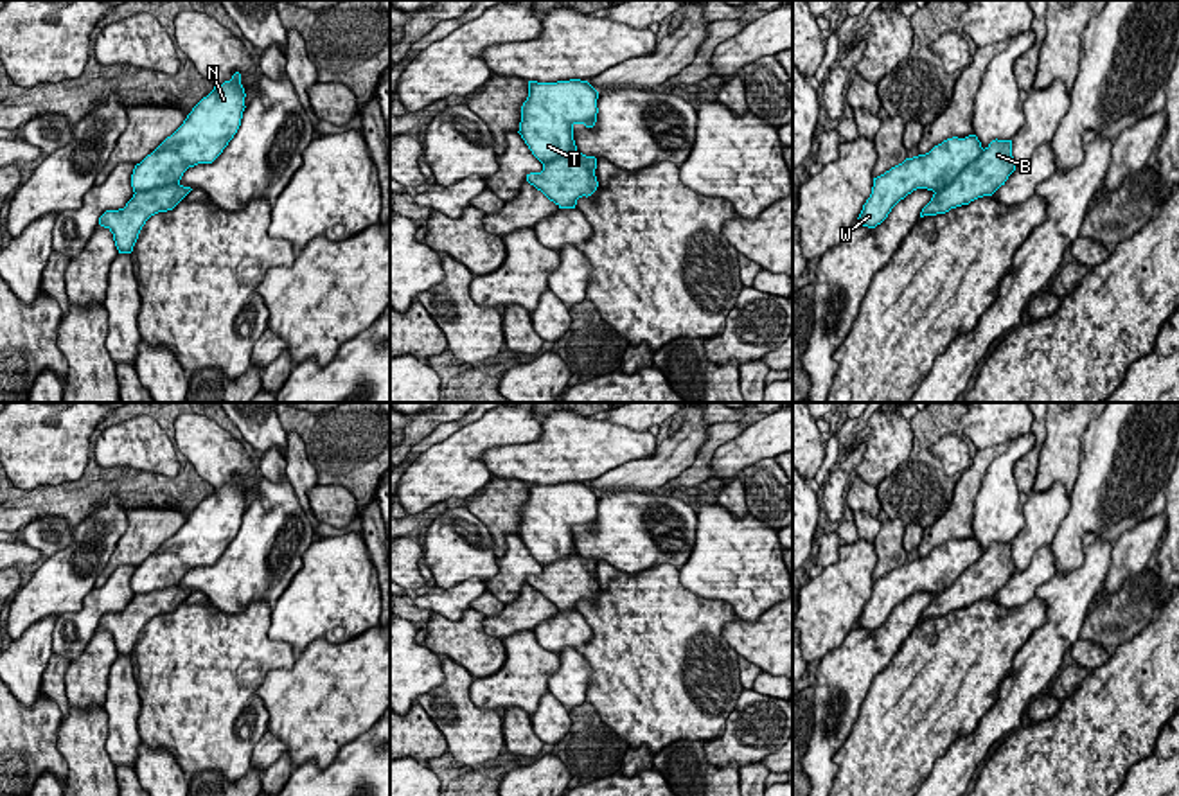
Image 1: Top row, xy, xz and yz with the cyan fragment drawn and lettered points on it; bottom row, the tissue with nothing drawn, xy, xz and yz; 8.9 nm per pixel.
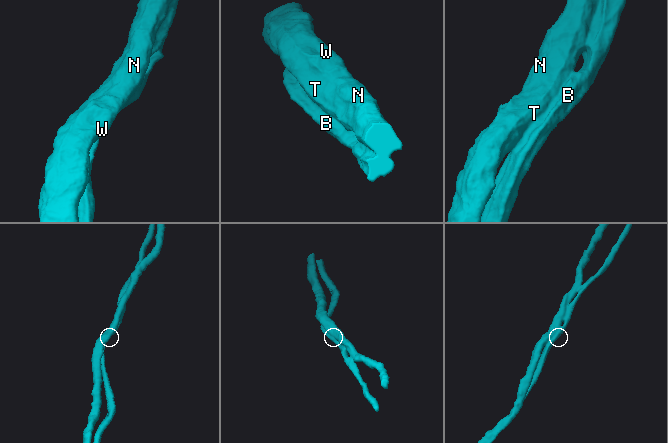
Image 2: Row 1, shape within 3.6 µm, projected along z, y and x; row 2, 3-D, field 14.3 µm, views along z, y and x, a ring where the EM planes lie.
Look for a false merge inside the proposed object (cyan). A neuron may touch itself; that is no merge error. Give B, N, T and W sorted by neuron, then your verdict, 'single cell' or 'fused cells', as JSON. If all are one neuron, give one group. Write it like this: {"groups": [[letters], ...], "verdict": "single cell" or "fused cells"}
{"groups": [["B"], ["N", "T", "W"]], "verdict": "fused cells"}

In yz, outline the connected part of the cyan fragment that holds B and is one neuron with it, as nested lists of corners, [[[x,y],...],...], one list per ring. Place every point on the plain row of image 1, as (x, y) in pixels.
[[[996,541],[951,588],[933,597],[931,604],[922,611],[920,620],[945,616],[978,600],[992,598],[1014,573],[1012,543]]]

